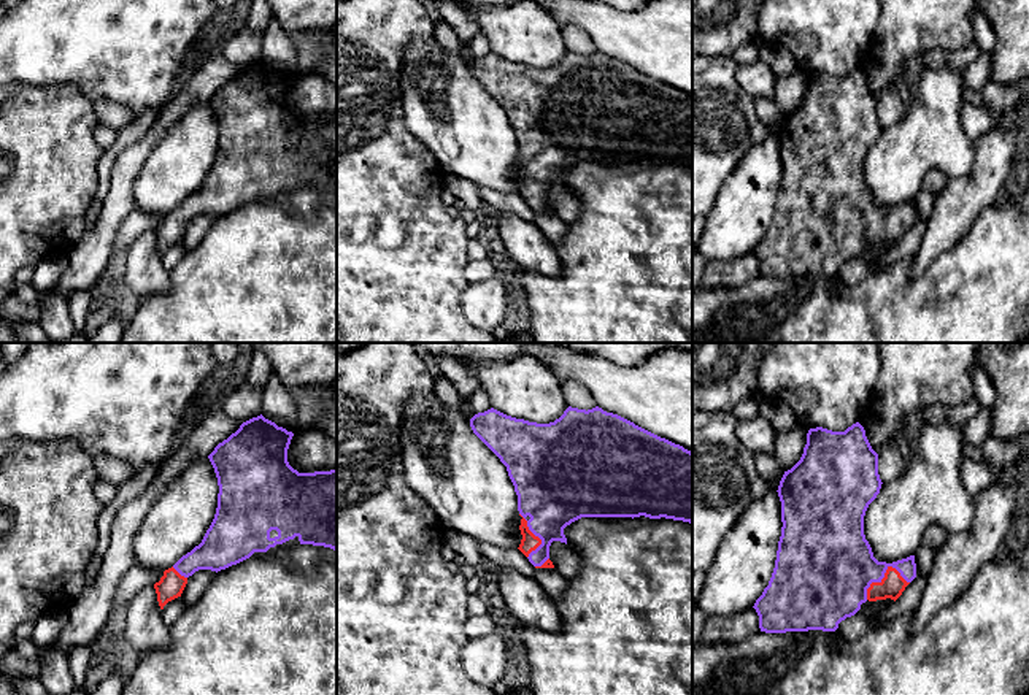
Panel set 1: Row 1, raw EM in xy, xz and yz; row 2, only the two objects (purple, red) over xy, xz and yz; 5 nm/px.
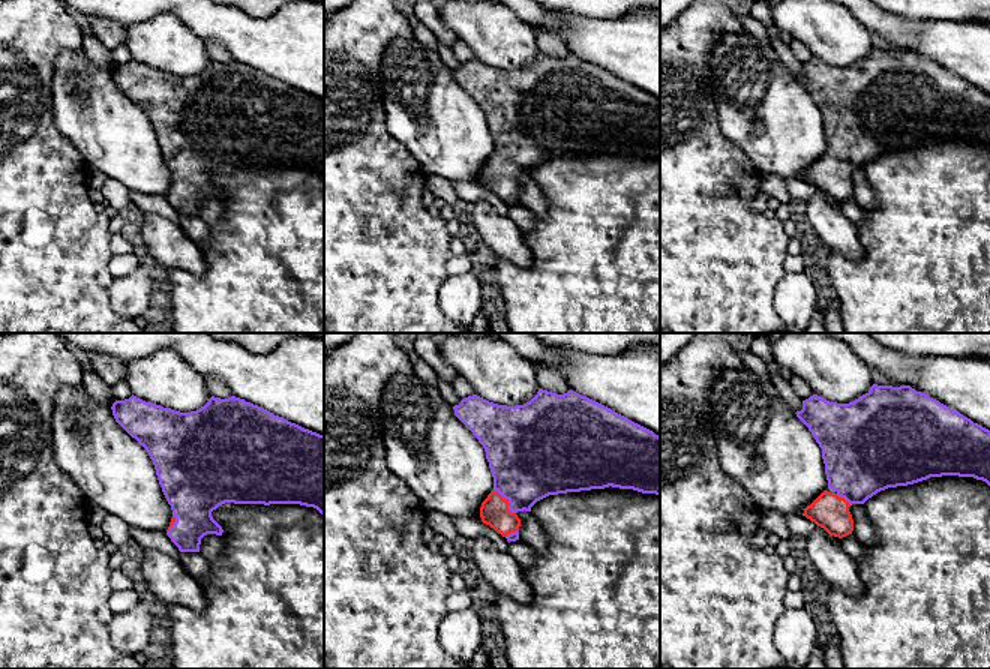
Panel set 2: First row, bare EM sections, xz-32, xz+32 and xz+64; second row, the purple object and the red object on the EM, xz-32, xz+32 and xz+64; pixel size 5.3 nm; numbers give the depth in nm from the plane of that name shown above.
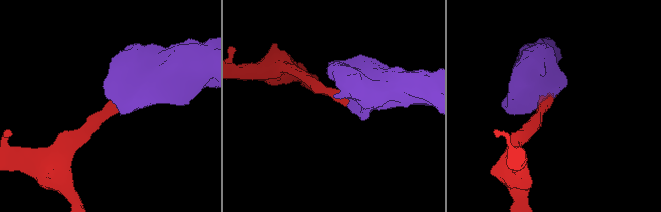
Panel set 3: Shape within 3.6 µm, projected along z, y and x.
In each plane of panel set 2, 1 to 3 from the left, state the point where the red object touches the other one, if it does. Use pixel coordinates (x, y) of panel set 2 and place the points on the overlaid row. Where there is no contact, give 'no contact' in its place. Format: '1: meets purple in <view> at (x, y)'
1: meets purple in xz-32 at (173, 525)
2: meets purple in xz+32 at (509, 501)
3: meets purple in xz+64 at (843, 497)

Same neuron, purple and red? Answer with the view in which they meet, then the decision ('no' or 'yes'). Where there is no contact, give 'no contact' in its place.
meets purple in yz; yes

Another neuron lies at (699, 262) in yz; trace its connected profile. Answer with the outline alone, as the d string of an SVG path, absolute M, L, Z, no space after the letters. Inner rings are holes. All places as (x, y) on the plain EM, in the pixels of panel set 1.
M692 246L692 290L700 287L705 265L705 259Z

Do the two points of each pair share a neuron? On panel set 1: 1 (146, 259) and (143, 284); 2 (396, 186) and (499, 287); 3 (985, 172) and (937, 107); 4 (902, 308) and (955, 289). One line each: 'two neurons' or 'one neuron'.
1: one neuron
2: two neurons
3: two neurons
4: one neuron

